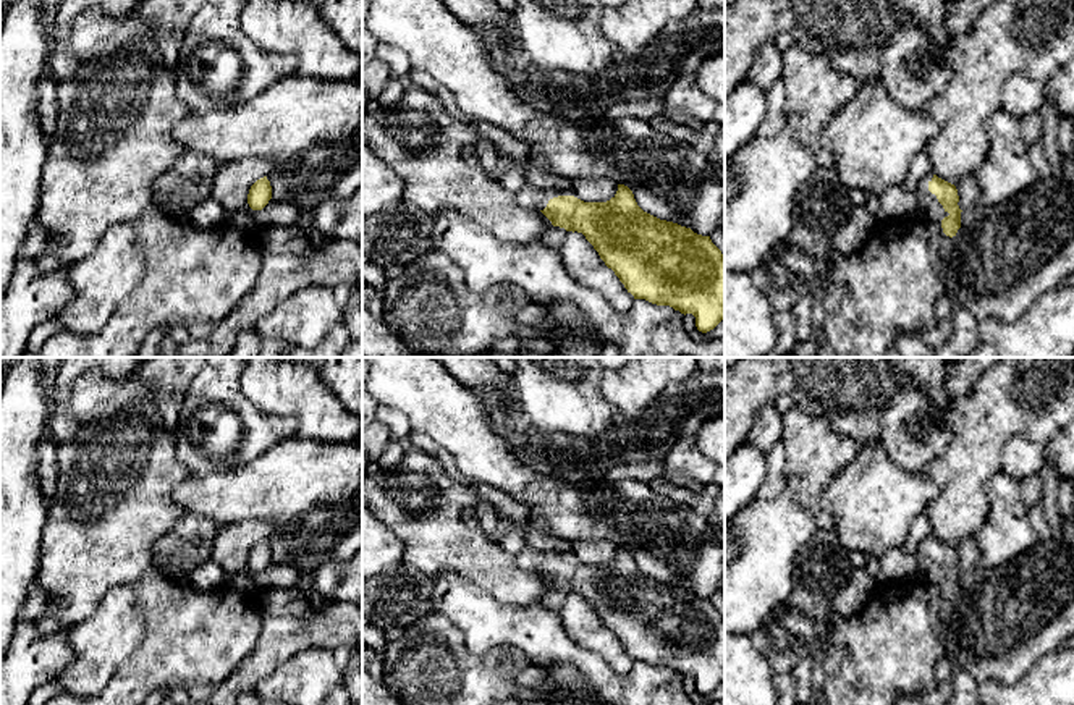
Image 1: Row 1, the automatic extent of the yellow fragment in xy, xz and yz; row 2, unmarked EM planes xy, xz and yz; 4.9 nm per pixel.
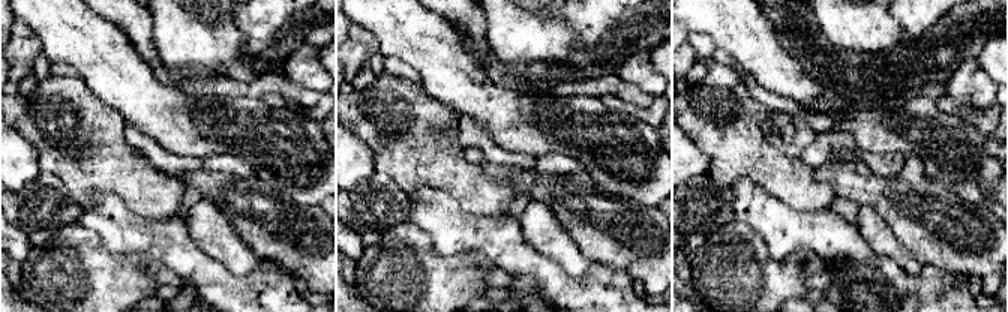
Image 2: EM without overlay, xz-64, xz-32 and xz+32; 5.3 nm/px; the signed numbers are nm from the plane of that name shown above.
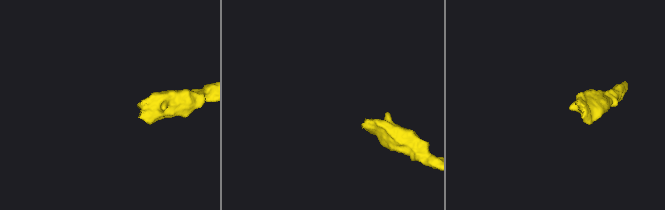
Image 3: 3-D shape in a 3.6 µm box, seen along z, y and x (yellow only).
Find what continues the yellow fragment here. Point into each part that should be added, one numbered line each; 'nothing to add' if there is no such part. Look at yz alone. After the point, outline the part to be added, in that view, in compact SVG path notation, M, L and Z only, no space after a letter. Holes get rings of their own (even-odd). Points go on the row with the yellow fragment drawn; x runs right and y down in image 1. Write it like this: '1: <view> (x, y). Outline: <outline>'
1: yz (932, 212). Outline: M930 171L917 186L914 191L915 199L919 202L920 209L920 218L930 226L937 225L940 228L940 234L937 236L940 254L945 260L951 257L956 236L949 238L943 233L941 220L948 217L949 213L943 209L943 205L938 202L937 196L928 191L928 183L933 178L933 171Z

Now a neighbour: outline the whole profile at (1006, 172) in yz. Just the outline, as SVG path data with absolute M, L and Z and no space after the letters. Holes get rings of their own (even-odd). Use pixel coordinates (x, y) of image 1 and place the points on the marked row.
M1000 108L987 125L990 149L975 173L980 204L996 205L1011 201L1037 181L1029 162L1029 147L1021 133L1021 118Z

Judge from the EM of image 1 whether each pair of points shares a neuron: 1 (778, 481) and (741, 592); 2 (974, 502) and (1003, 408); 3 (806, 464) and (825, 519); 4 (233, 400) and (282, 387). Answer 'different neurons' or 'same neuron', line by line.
1: different neurons
2: same neuron
3: same neuron
4: different neurons

